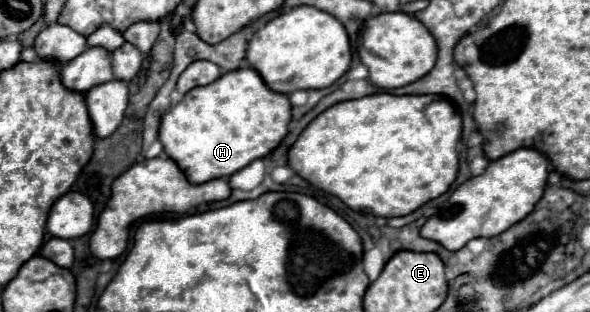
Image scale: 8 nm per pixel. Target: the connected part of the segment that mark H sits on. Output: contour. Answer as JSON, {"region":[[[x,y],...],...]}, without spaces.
{"region":[[[236,69],[220,75],[214,83],[206,87],[194,87],[194,91],[188,91],[178,105],[174,105],[170,111],[166,111],[166,115],[162,115],[158,139],[164,145],[164,153],[174,159],[178,167],[182,167],[186,179],[198,185],[218,177],[230,177],[254,159],[266,157],[272,149],[280,145],[280,141],[288,133],[290,119],[292,105],[288,101],[288,95],[270,91],[254,69]]]}

